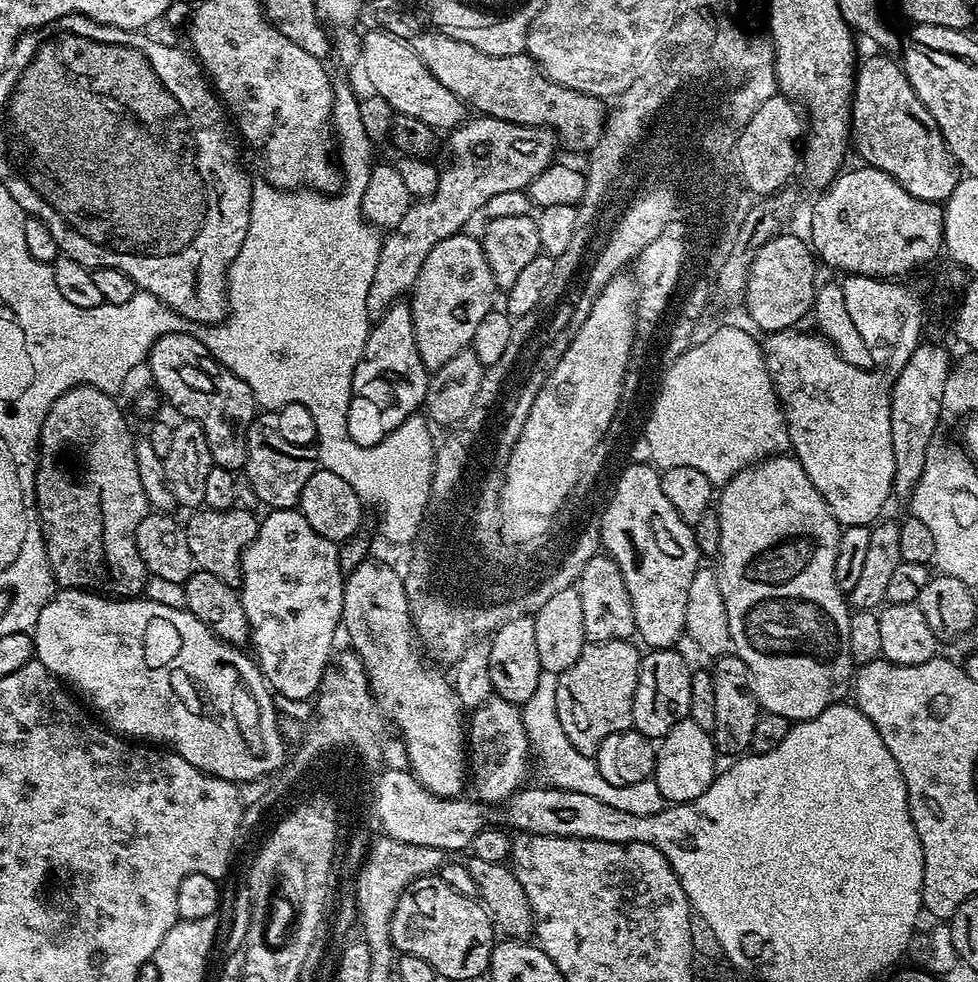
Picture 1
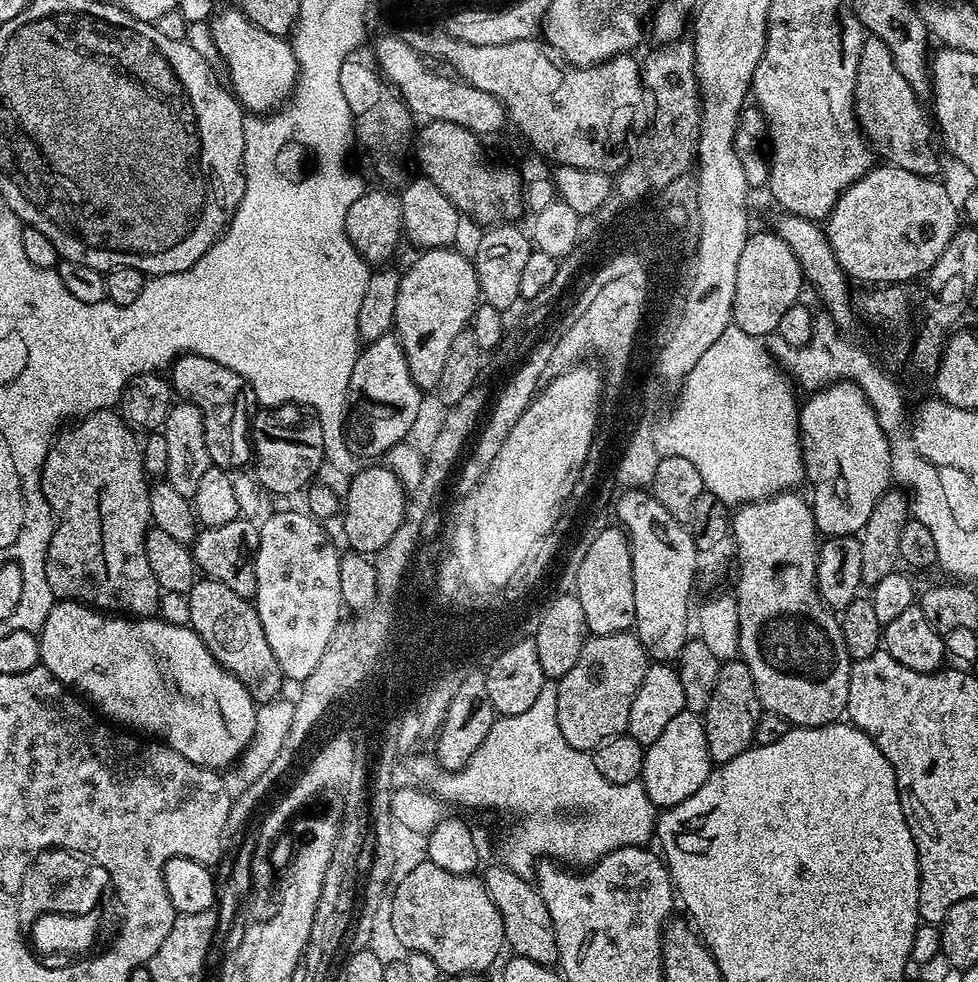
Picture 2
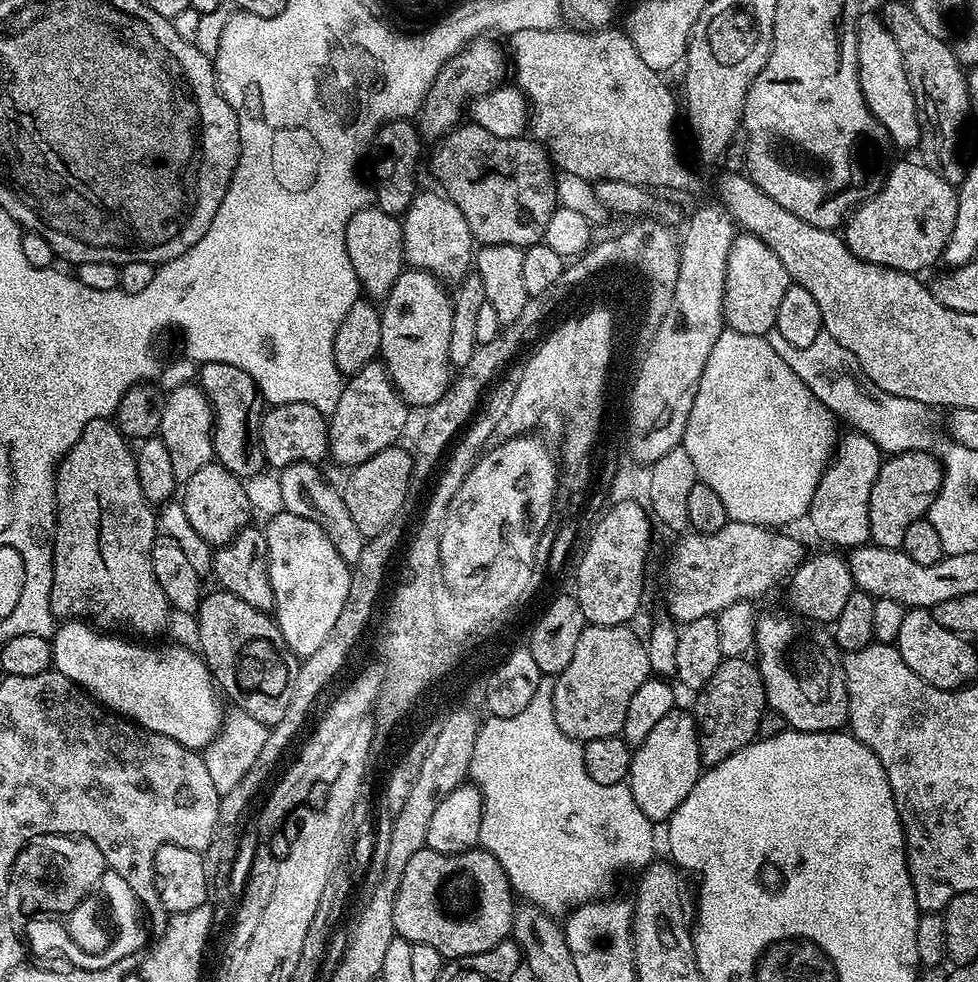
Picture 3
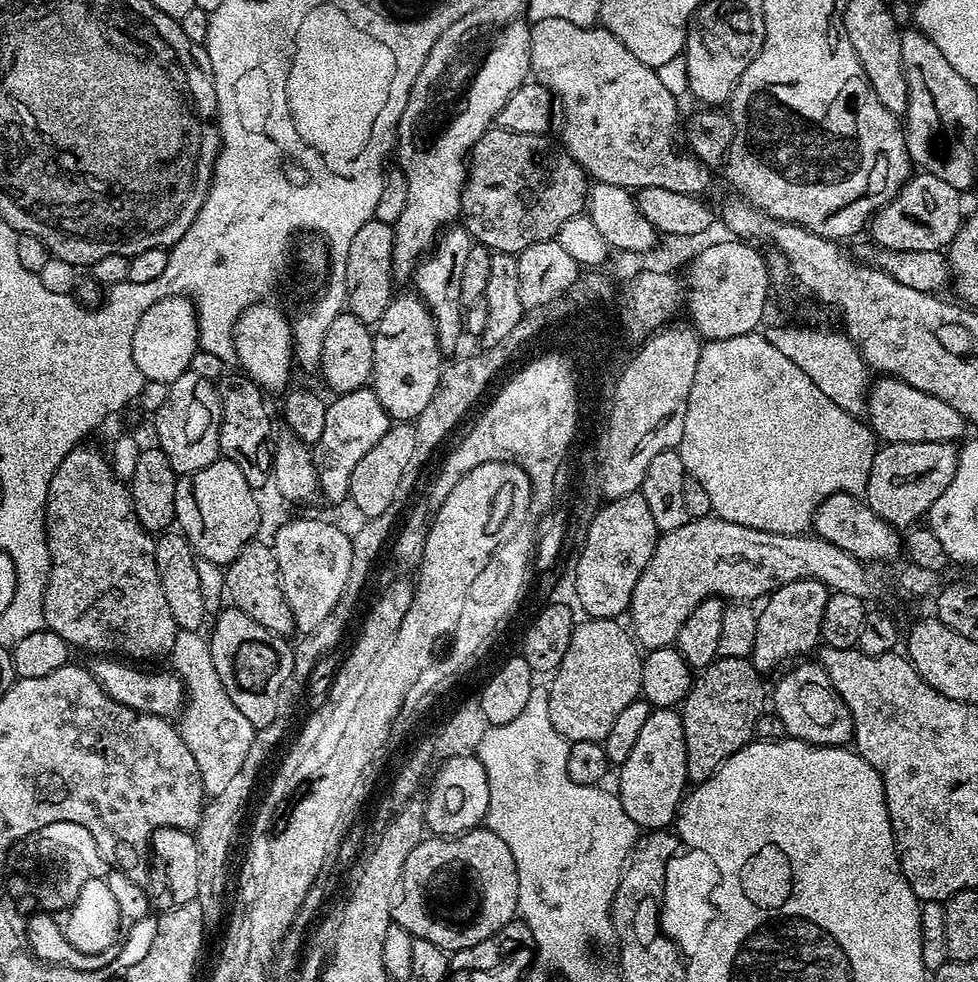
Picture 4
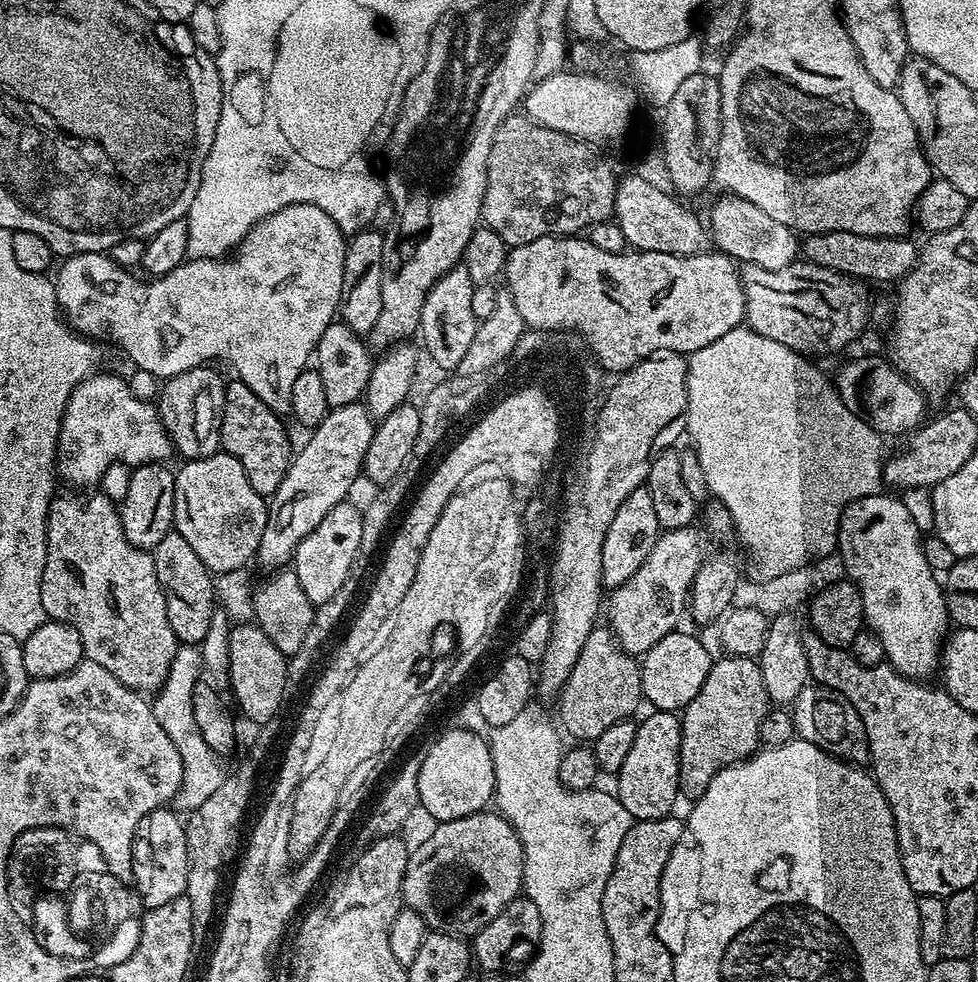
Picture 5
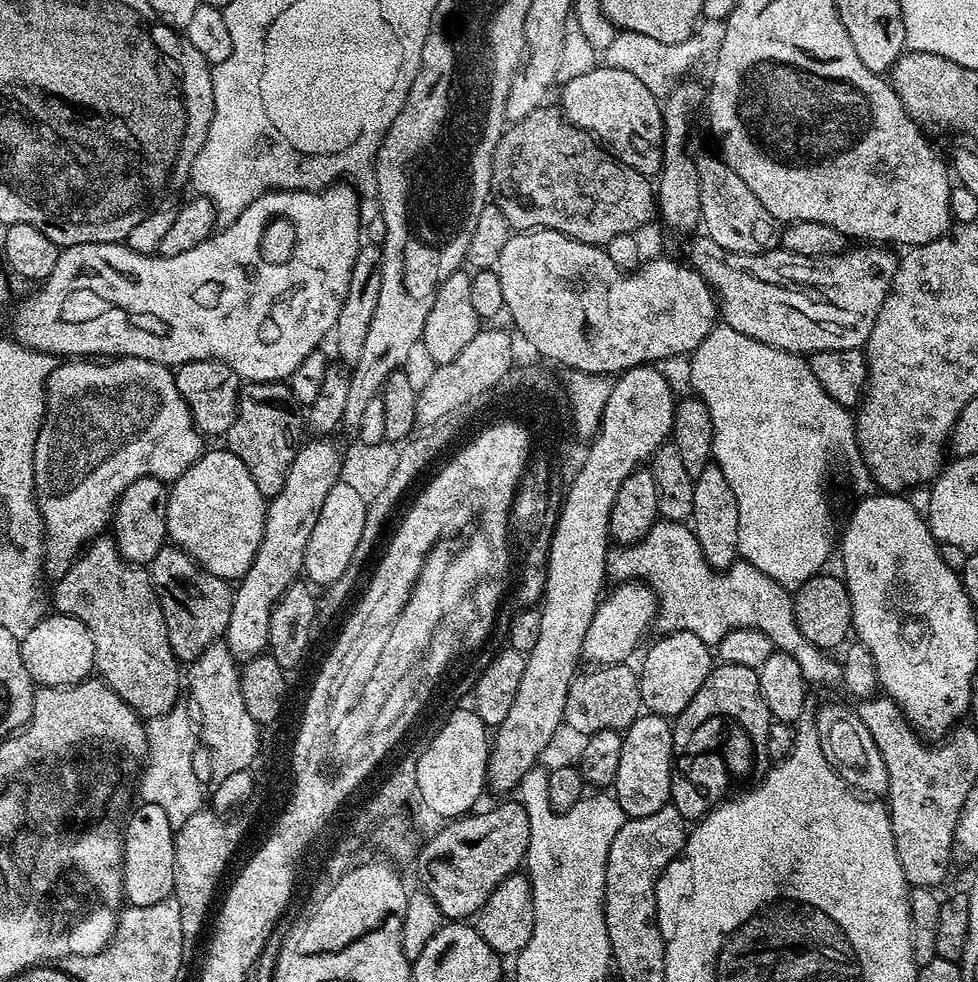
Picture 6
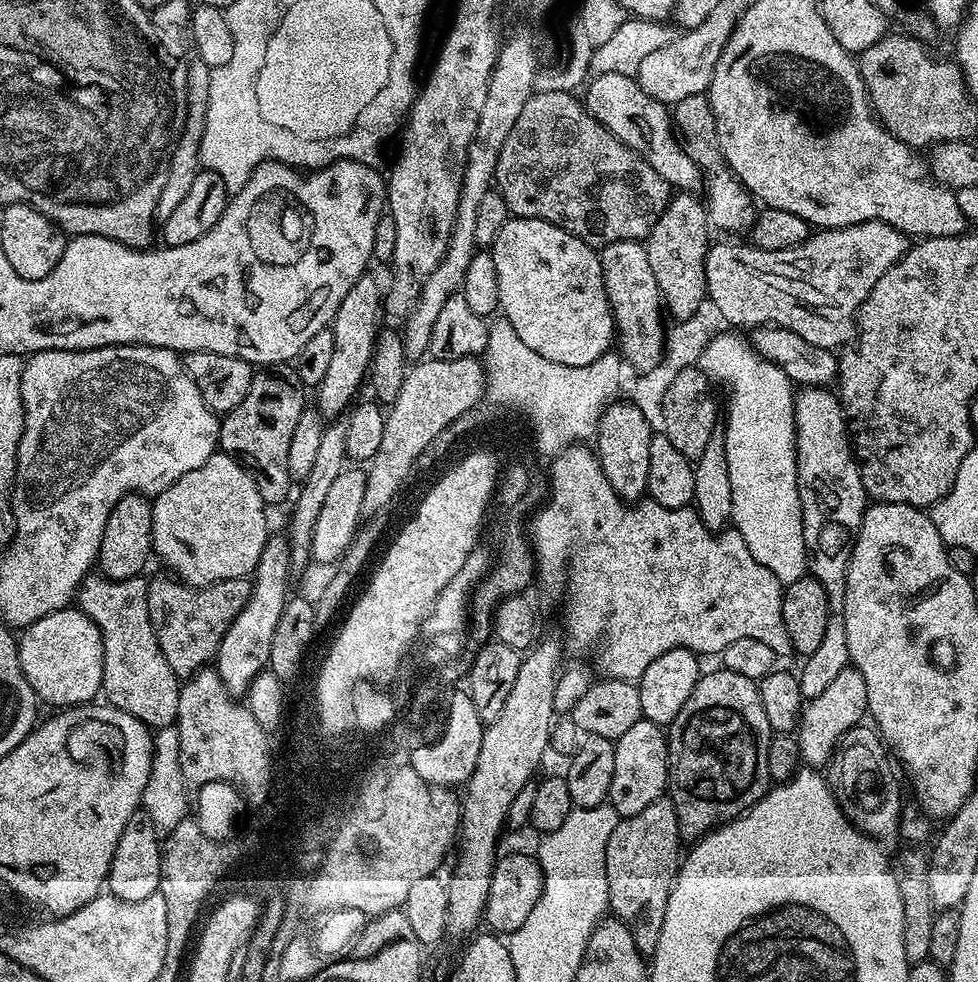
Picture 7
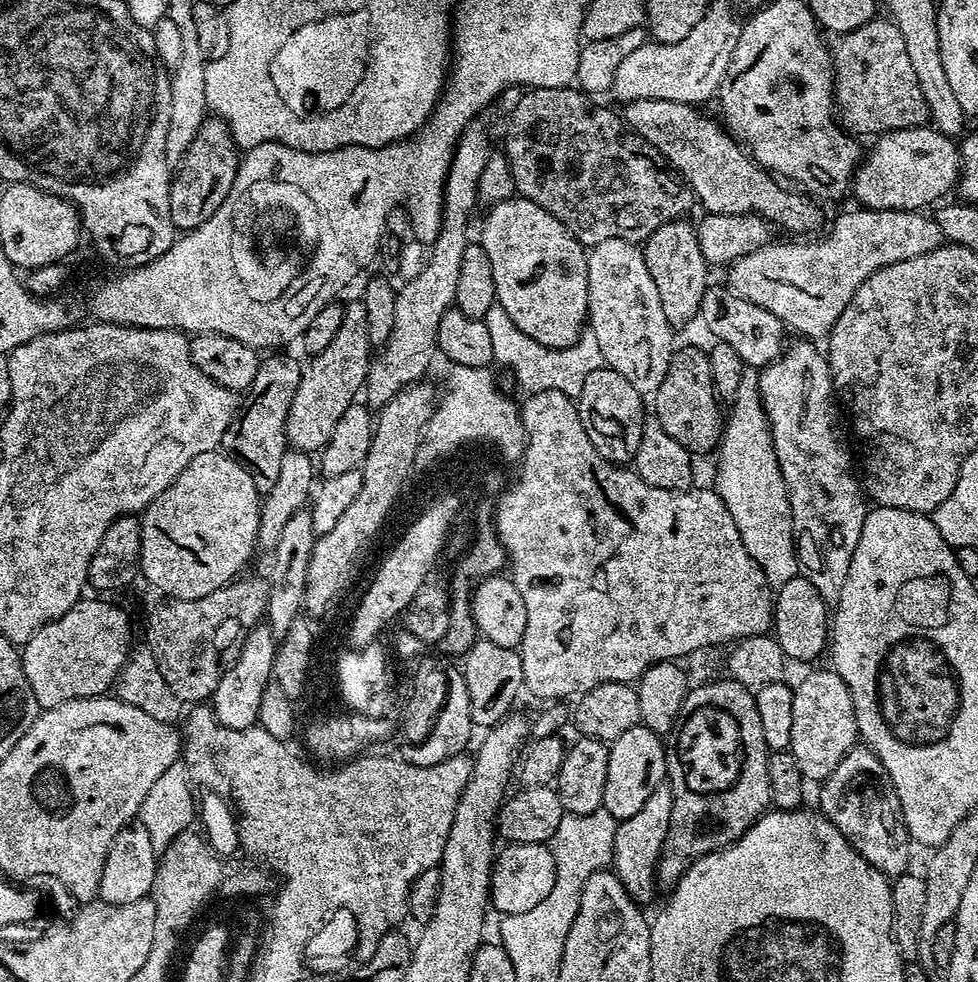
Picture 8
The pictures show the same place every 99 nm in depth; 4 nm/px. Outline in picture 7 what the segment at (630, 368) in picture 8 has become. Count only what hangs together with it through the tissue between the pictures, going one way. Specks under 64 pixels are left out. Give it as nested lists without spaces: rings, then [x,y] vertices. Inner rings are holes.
[[[619,240],[605,245],[602,250],[602,266],[604,289],[617,330],[618,352],[622,360],[637,373],[648,372],[663,360],[666,328],[662,326],[662,301],[650,267],[647,247],[636,240]]]

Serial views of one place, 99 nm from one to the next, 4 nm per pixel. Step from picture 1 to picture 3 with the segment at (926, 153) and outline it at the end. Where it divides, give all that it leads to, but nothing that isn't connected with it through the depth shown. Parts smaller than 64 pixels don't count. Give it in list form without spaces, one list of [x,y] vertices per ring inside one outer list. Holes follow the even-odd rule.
[[[862,14],[856,19],[856,61],[864,101],[876,121],[884,127],[885,137],[900,148],[915,149],[920,143],[920,115],[910,90],[902,54],[879,15]]]

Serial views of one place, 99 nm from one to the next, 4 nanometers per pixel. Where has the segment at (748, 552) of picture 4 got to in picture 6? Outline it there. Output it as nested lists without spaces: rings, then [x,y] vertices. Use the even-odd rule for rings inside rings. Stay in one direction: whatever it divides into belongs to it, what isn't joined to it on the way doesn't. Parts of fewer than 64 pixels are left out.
[[[627,581],[615,585],[609,595],[601,599],[586,630],[581,659],[592,666],[625,663],[641,642],[648,628],[655,623],[658,605],[651,588],[642,582]]]

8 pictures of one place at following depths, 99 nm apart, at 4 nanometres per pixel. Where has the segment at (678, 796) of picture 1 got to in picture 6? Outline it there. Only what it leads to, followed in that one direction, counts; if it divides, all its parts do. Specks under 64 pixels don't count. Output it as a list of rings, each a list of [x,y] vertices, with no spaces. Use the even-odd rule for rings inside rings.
[[[641,714],[624,729],[622,742],[622,758],[618,762],[618,774],[614,785],[616,801],[622,806],[625,817],[654,814],[654,810],[662,810],[672,798],[672,724],[669,717]]]

